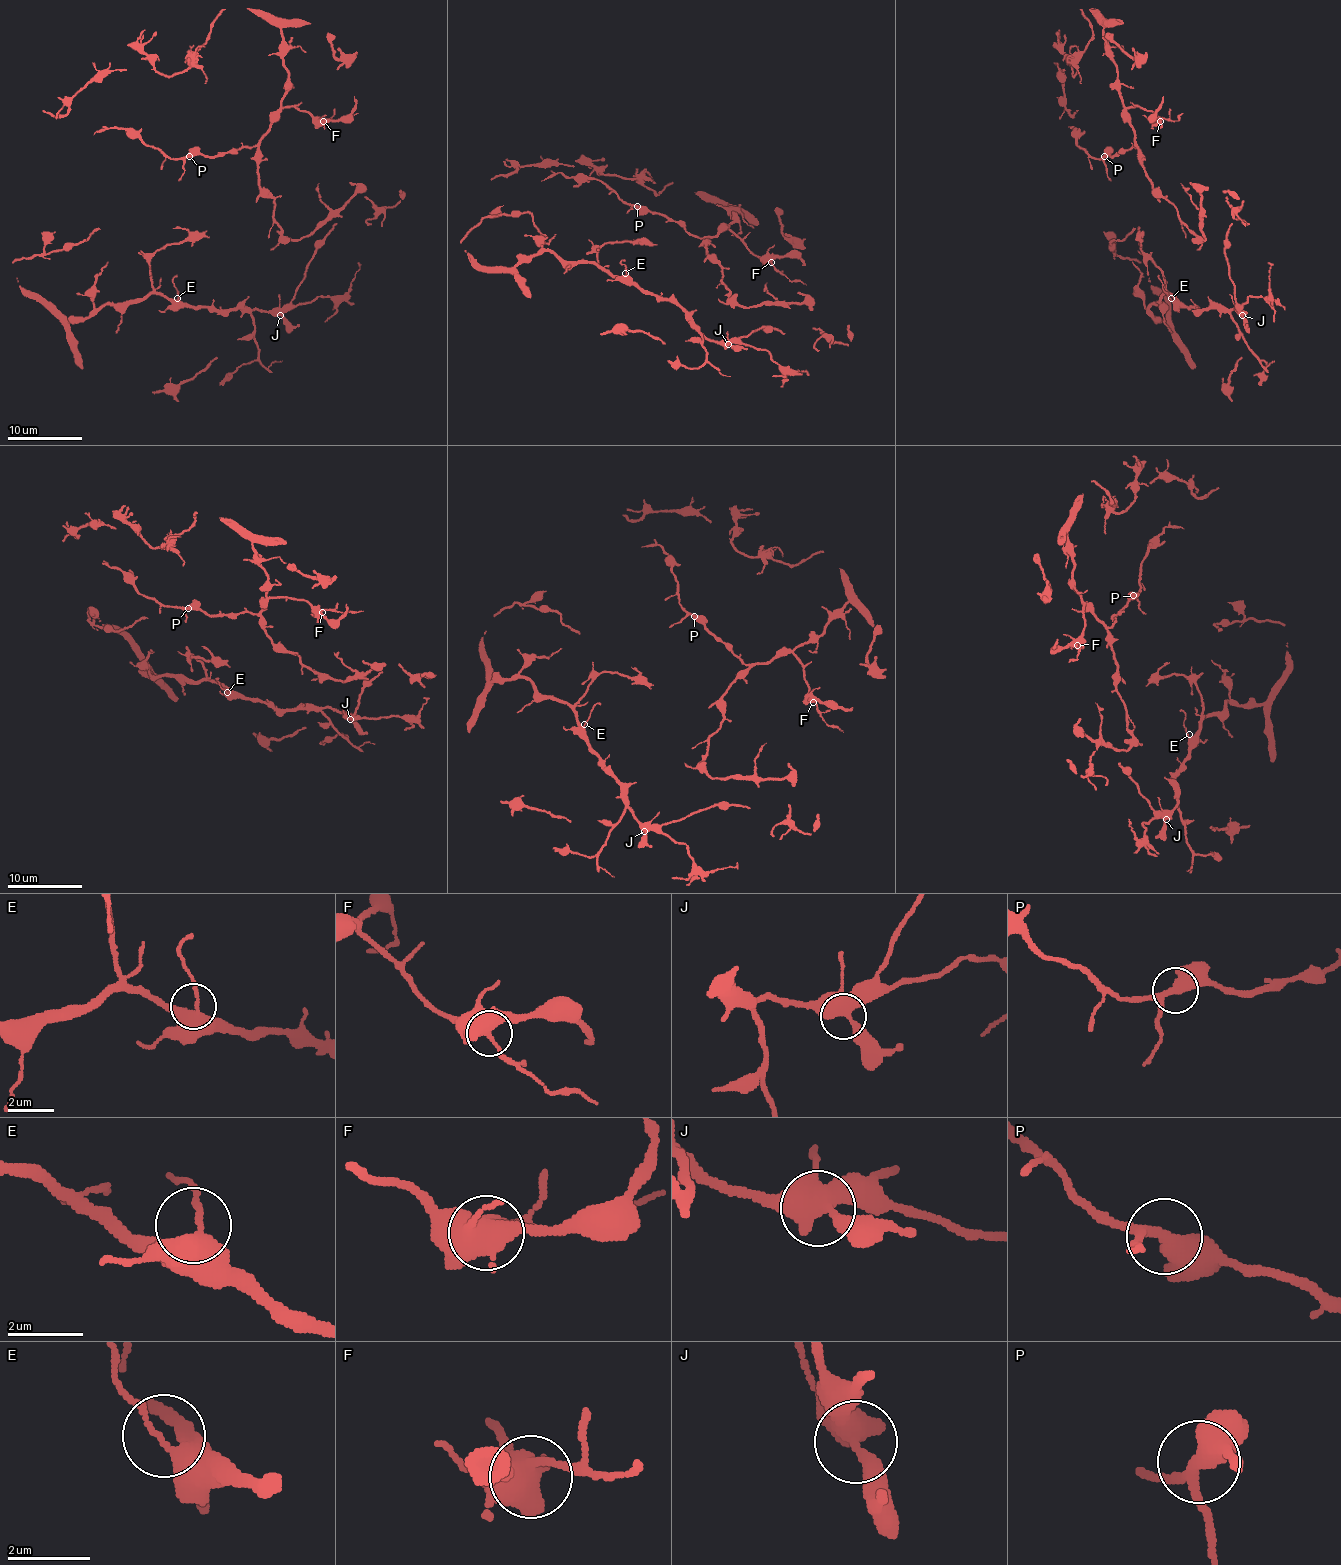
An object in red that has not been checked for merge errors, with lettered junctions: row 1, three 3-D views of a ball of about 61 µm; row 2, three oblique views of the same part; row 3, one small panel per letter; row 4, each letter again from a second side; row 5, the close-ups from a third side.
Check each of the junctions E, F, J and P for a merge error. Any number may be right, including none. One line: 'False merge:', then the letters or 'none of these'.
False merge: none of these

